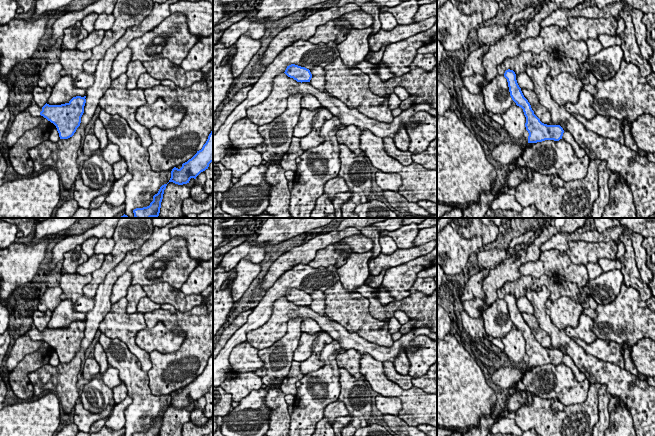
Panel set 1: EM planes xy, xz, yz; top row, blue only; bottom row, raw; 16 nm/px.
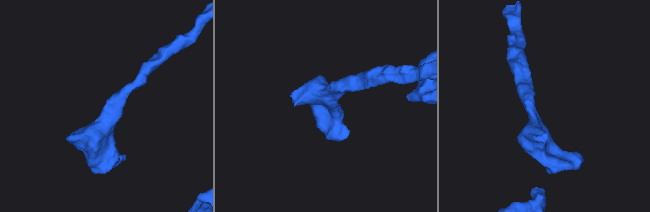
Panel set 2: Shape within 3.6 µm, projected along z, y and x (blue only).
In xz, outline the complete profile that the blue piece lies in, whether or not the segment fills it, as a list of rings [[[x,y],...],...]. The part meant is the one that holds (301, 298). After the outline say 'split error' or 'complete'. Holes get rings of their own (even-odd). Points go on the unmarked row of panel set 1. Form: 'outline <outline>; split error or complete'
outline [[[295,288],[287,290],[285,296],[288,301],[293,302],[297,306],[310,306],[312,298],[309,293]]]; complete

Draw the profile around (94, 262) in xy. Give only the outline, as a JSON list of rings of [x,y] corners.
[[[96,254],[89,257],[89,259],[86,262],[82,263],[77,267],[77,274],[92,274],[94,271],[96,271],[102,266],[104,259],[104,254]]]

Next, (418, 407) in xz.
[[[362,354],[360,373],[372,391],[401,400],[402,409],[398,416],[409,426],[431,425],[437,428],[437,393],[429,394],[414,386],[409,390],[402,389],[386,377],[383,362],[368,354]]]

